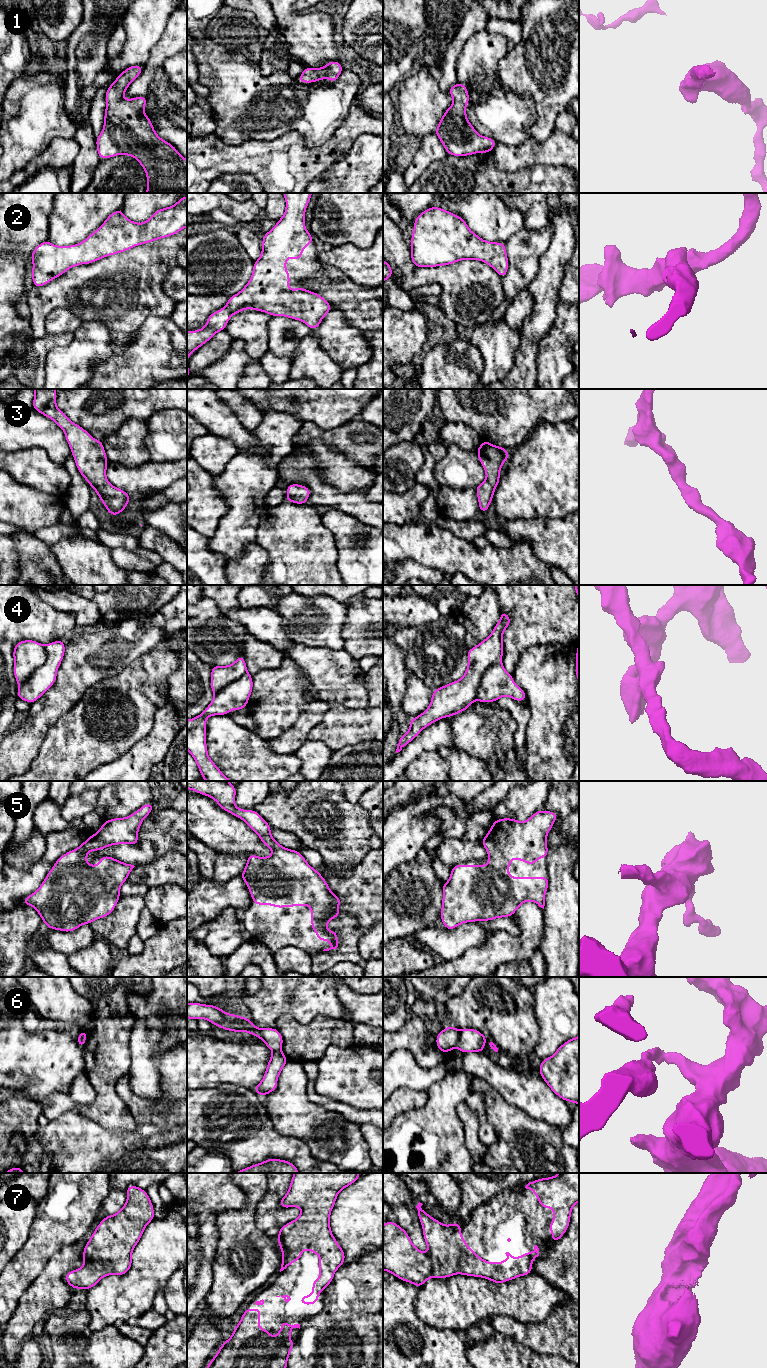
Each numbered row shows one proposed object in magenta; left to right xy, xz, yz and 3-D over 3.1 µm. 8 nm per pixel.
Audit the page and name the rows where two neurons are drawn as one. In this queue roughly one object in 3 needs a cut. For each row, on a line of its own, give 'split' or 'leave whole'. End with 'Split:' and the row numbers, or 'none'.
1: leave whole
2: leave whole
3: leave whole
4: leave whole
5: leave whole
6: split
7: leave whole
Split: 6

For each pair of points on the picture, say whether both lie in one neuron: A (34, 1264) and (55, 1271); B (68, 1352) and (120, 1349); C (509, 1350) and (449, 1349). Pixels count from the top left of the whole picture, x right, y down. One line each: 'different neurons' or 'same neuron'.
A: different neurons
B: same neuron
C: different neurons

